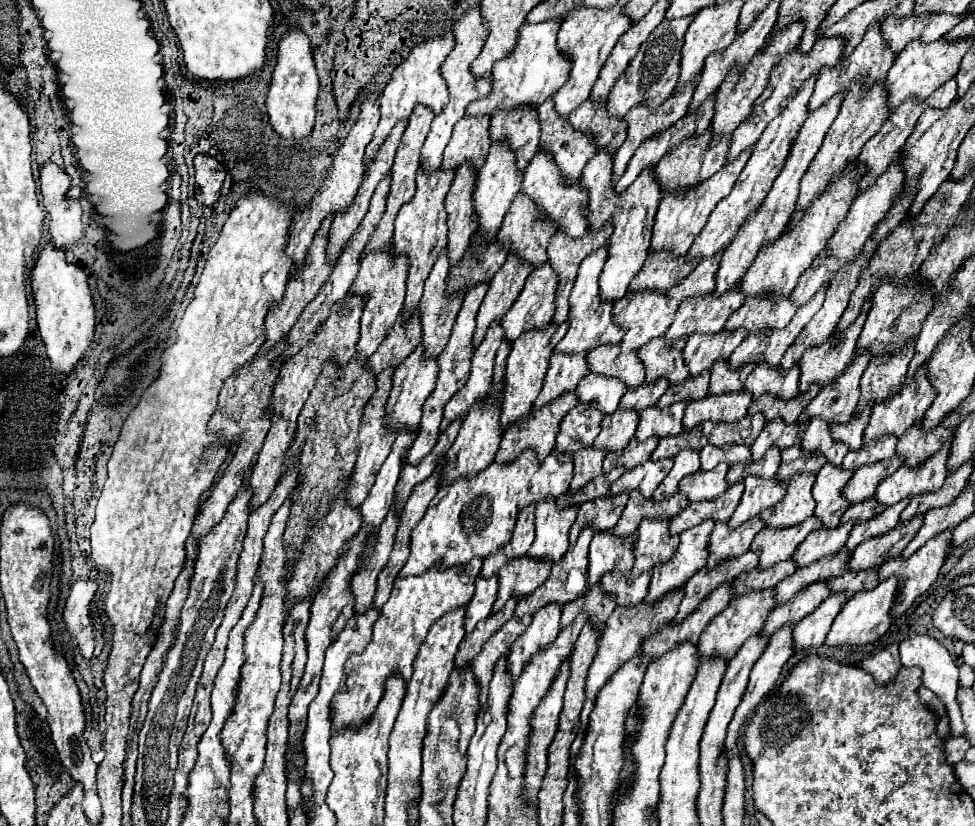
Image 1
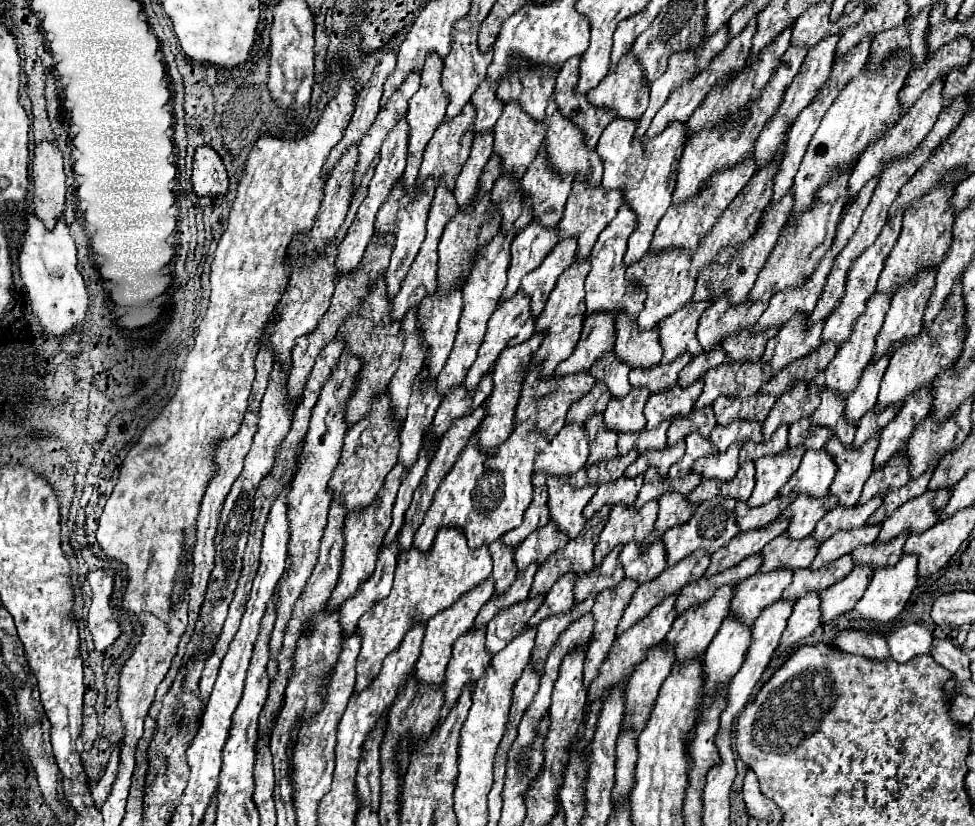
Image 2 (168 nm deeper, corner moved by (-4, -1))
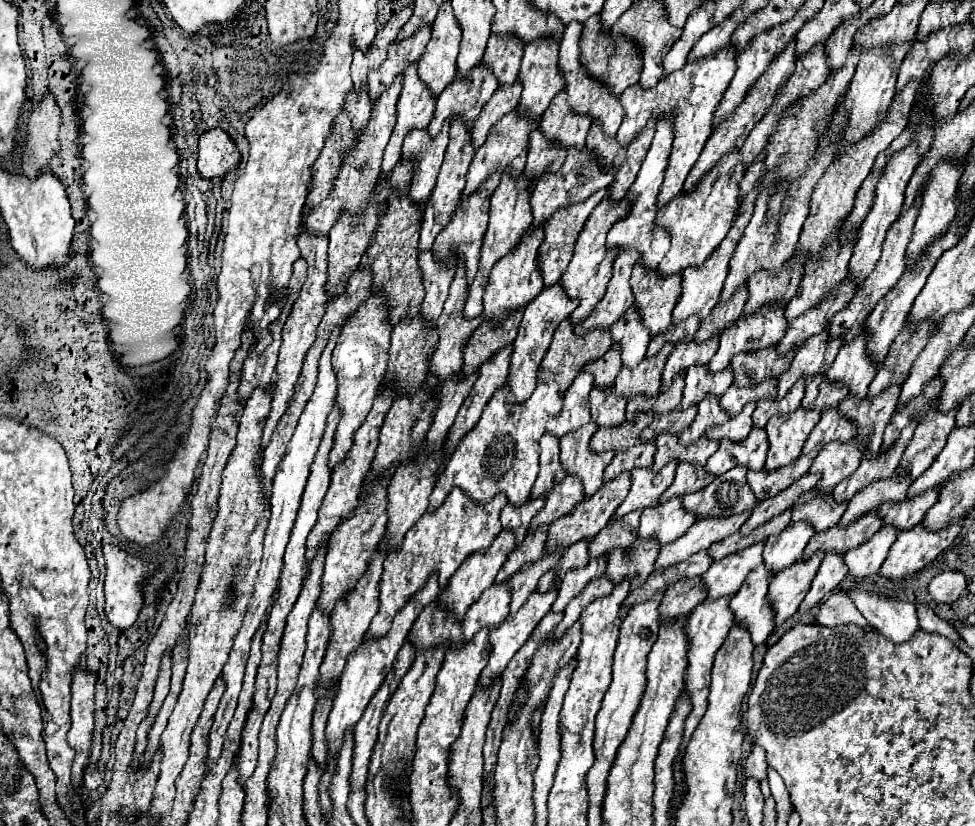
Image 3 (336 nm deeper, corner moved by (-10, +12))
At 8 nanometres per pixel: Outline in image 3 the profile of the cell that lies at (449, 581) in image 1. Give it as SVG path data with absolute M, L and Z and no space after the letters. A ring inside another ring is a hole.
M452 488L442 506L438 506L434 512L426 512L406 532L398 552L390 552L390 556L386 556L384 560L384 574L380 582L380 608L370 624L370 630L366 632L366 638L372 640L384 636L390 630L392 616L398 612L398 608L402 608L402 604L406 604L410 596L416 594L426 584L428 576L434 570L438 570L438 580L440 586L444 588L468 554L488 548L502 530L498 518L506 502L508 502L506 496L498 494L488 504L478 504L470 500L460 488Z

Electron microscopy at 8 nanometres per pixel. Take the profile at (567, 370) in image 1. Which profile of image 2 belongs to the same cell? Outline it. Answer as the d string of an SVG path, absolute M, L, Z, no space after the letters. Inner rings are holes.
M594 313L586 317L580 341L574 353L562 361L554 375L576 375L588 373L590 367L604 355L608 355L614 347L614 317L608 313Z

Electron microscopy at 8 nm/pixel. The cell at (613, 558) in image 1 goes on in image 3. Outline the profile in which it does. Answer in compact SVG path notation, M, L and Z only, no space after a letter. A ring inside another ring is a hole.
M670 460L662 468L662 472L650 472L650 468L634 468L632 474L632 486L626 496L626 500L616 510L614 518L622 518L632 510L644 510L650 506L656 506L660 502L660 494L672 484L674 472L678 462Z

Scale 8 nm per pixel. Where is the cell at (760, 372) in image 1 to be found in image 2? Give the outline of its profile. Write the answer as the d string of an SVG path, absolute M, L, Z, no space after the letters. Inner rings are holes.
M796 315L788 325L784 325L776 337L772 337L766 345L766 353L762 357L762 363L770 369L770 375L776 375L790 363L808 357L820 347L820 333L822 333L824 321L820 321L812 331L806 329L802 323L802 317Z

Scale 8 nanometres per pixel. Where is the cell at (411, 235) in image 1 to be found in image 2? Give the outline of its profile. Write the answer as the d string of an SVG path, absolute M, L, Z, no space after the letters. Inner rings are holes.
M468 103L464 107L464 111L454 117L452 121L442 121L440 127L436 129L434 137L428 141L426 145L426 151L424 151L424 159L422 159L422 165L420 165L420 175L418 175L418 189L416 193L422 193L424 187L422 183L432 177L436 183L444 183L448 191L454 191L454 185L456 185L456 177L464 165L464 161L468 159L470 155L470 147L472 147L472 121L474 121L474 107Z

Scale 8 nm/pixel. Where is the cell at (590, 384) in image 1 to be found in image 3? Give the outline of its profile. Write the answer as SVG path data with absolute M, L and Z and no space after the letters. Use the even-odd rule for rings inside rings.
M634 304L630 306L630 312L622 316L622 320L610 326L610 330L612 330L612 342L622 346L622 364L628 368L638 366L644 360L646 348L650 344L650 330L642 324L642 320L638 320Z

